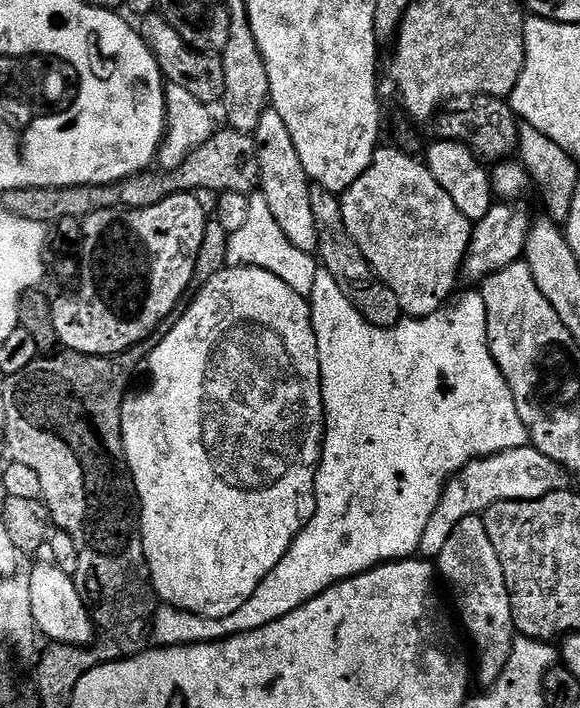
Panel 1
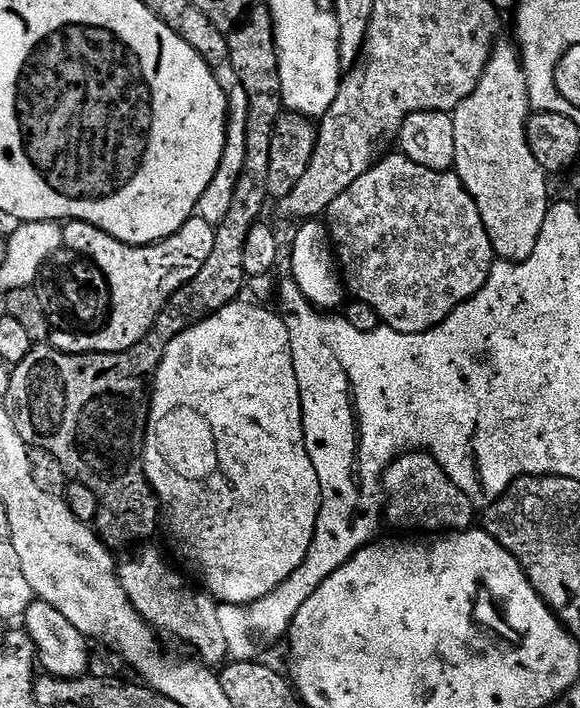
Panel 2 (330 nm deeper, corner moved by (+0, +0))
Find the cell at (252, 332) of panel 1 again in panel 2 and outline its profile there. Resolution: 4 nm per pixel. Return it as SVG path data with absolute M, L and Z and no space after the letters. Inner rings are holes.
M256 302L244 303L226 305L210 318L190 326L170 344L152 385L152 409L148 412L148 433L144 439L144 469L148 484L160 501L163 519L166 524L168 520L168 528L176 539L176 548L184 559L183 567L189 573L192 571L204 583L201 584L203 591L220 604L249 604L258 598L266 598L270 590L282 586L282 582L286 582L286 578L290 578L290 574L304 564L310 542L314 542L320 513L320 479L304 441L302 394L298 390L298 374L294 374L290 334L279 311L272 309L271 312L268 306Z

